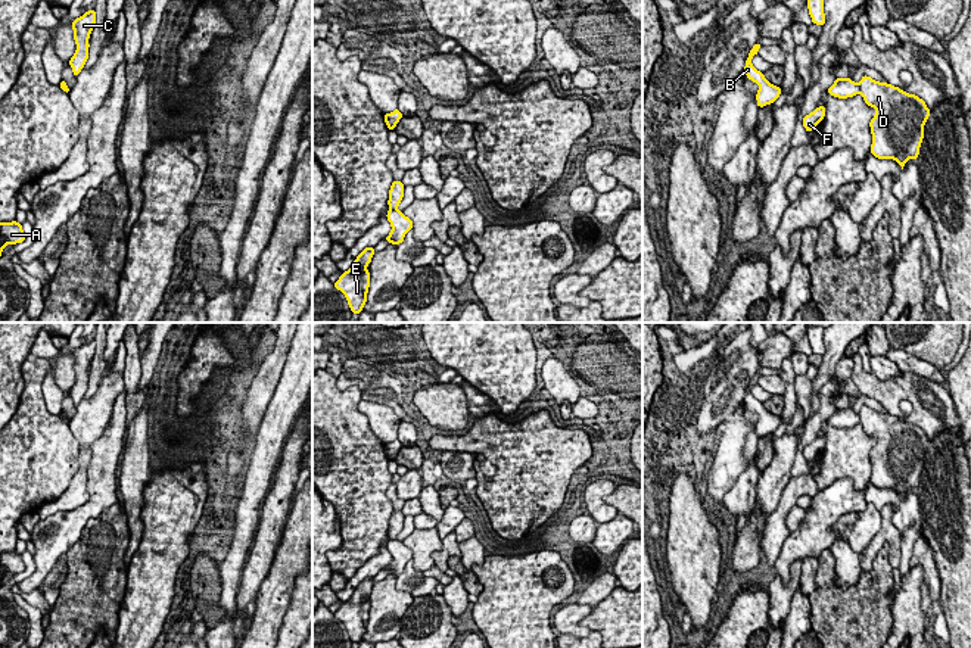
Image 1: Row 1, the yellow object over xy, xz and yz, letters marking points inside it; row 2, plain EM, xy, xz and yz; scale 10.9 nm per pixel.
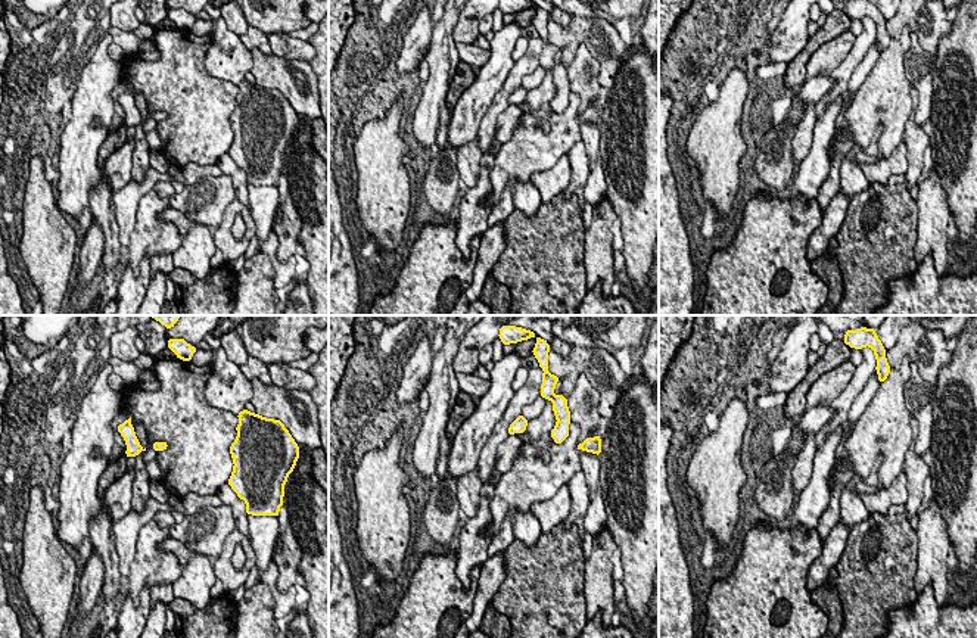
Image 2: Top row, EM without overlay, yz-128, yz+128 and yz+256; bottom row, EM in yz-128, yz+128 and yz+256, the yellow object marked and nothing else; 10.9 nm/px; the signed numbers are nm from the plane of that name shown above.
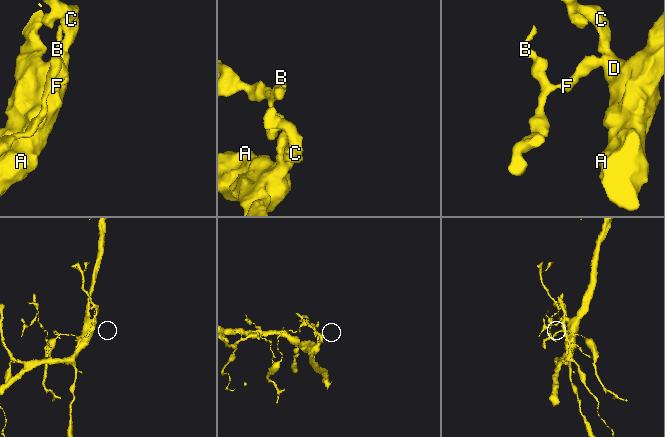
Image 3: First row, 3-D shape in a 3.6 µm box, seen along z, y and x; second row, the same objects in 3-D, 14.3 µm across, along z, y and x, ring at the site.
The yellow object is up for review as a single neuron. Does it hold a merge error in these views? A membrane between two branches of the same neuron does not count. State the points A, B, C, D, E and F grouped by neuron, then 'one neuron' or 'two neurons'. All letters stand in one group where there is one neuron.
A C D E / B F | two neurons

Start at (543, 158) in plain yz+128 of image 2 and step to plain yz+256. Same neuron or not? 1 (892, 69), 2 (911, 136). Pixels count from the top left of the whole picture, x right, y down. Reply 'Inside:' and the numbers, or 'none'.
Inside: 1

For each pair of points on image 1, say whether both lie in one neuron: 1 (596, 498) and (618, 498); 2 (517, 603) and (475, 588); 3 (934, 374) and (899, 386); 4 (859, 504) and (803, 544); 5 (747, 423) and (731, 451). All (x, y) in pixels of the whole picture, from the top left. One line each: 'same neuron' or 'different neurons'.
1: different neurons
2: different neurons
3: different neurons
4: same neuron
5: same neuron

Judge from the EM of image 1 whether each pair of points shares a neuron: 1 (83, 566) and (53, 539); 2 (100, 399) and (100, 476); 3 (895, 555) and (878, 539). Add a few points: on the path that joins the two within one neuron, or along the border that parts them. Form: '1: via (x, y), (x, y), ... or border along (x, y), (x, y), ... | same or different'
1: border along (86, 522), (80, 538), (64, 554) | different
2: border along (114, 405), (109, 423), (92, 445), (87, 470) | different
3: via (895, 550), (884, 539) | same

